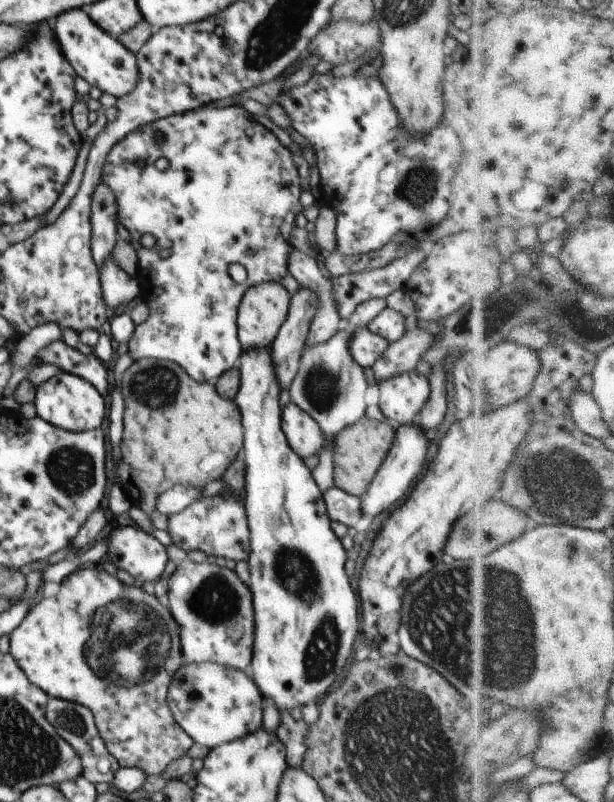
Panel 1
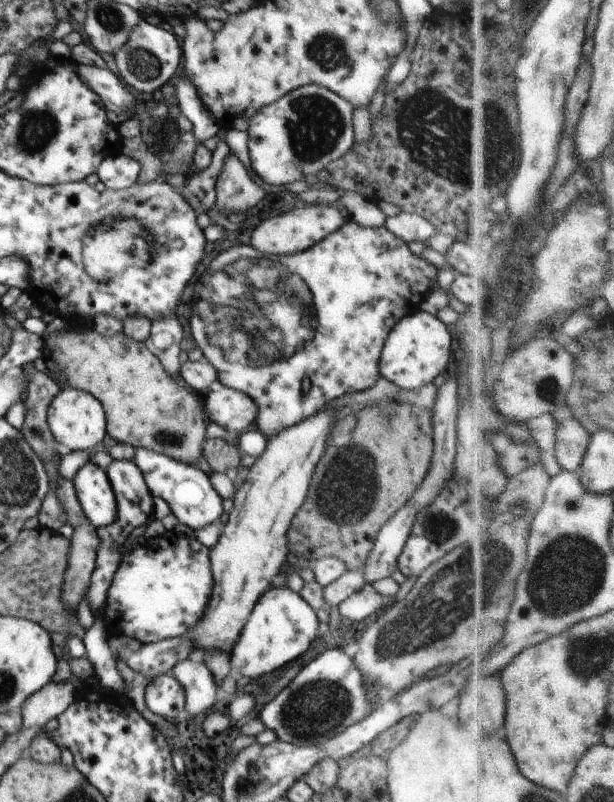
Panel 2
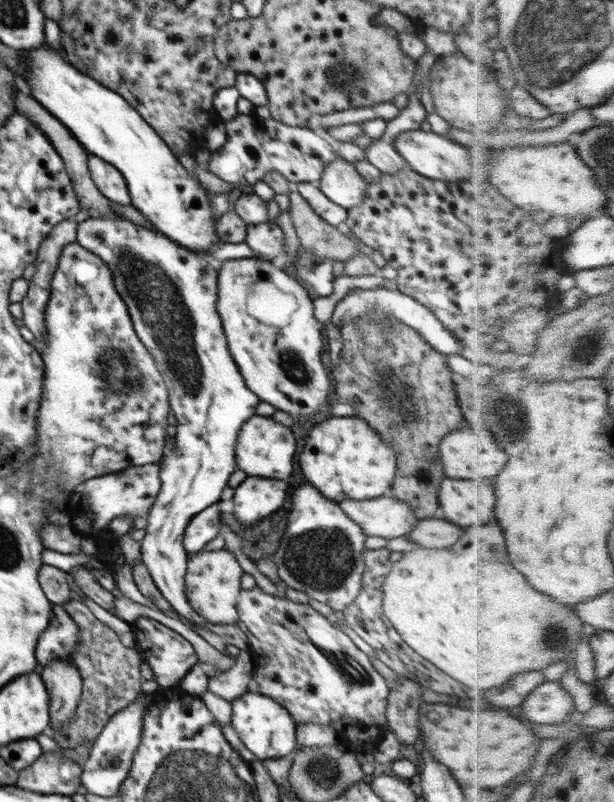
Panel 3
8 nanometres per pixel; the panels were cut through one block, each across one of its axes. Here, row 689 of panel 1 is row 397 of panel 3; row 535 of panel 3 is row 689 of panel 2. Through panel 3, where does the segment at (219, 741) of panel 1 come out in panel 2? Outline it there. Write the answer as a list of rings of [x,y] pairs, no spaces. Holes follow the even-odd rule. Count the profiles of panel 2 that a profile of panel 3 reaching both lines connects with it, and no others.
[[[172,674],[154,677],[144,688],[146,706],[166,720],[176,720],[185,709],[185,690]]]

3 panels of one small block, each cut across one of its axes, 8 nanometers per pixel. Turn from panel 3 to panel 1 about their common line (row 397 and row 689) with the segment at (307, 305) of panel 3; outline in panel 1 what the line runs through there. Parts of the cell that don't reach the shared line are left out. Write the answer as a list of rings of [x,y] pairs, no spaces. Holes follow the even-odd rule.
[[[269,348],[242,352],[237,366],[240,387],[233,400],[239,409],[243,429],[241,458],[245,465],[244,504],[250,544],[246,561],[249,564],[247,583],[254,598],[255,638],[248,673],[264,701],[272,702],[282,712],[297,706],[304,707],[325,697],[330,686],[344,672],[346,660],[361,631],[361,622],[358,622],[354,586],[345,572],[345,563],[352,554],[345,551],[341,540],[332,531],[323,493],[303,460],[290,449],[282,431],[281,389],[275,378],[275,365],[272,365]]]

